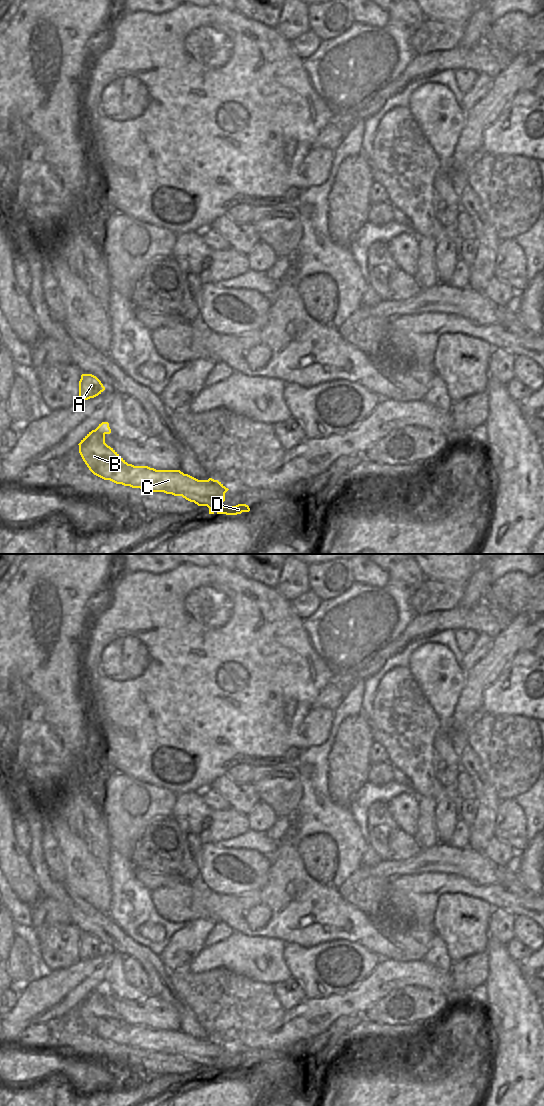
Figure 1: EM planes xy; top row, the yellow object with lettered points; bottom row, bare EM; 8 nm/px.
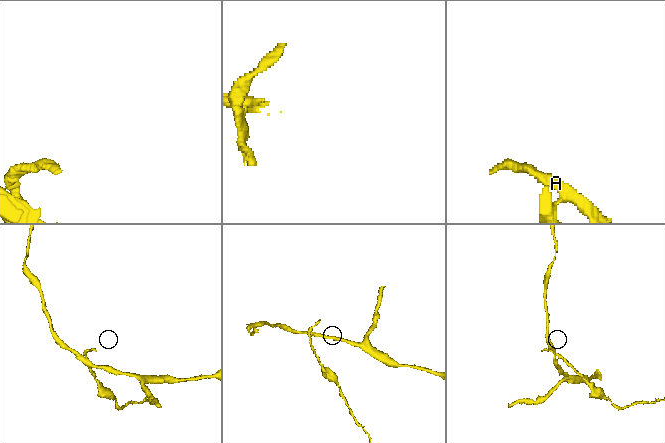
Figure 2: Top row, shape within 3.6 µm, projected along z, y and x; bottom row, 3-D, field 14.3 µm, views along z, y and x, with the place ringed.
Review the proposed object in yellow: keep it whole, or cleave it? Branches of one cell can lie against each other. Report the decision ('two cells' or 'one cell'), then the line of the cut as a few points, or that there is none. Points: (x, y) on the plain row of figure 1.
two cells; cut in xy along (95, 989), (104, 994)

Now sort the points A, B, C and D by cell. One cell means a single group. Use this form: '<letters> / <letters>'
A / B C D

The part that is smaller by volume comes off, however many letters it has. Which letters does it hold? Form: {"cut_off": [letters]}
{"cut_off": ["A"]}

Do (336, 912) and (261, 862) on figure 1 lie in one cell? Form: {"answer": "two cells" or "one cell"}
{"answer": "two cells"}

